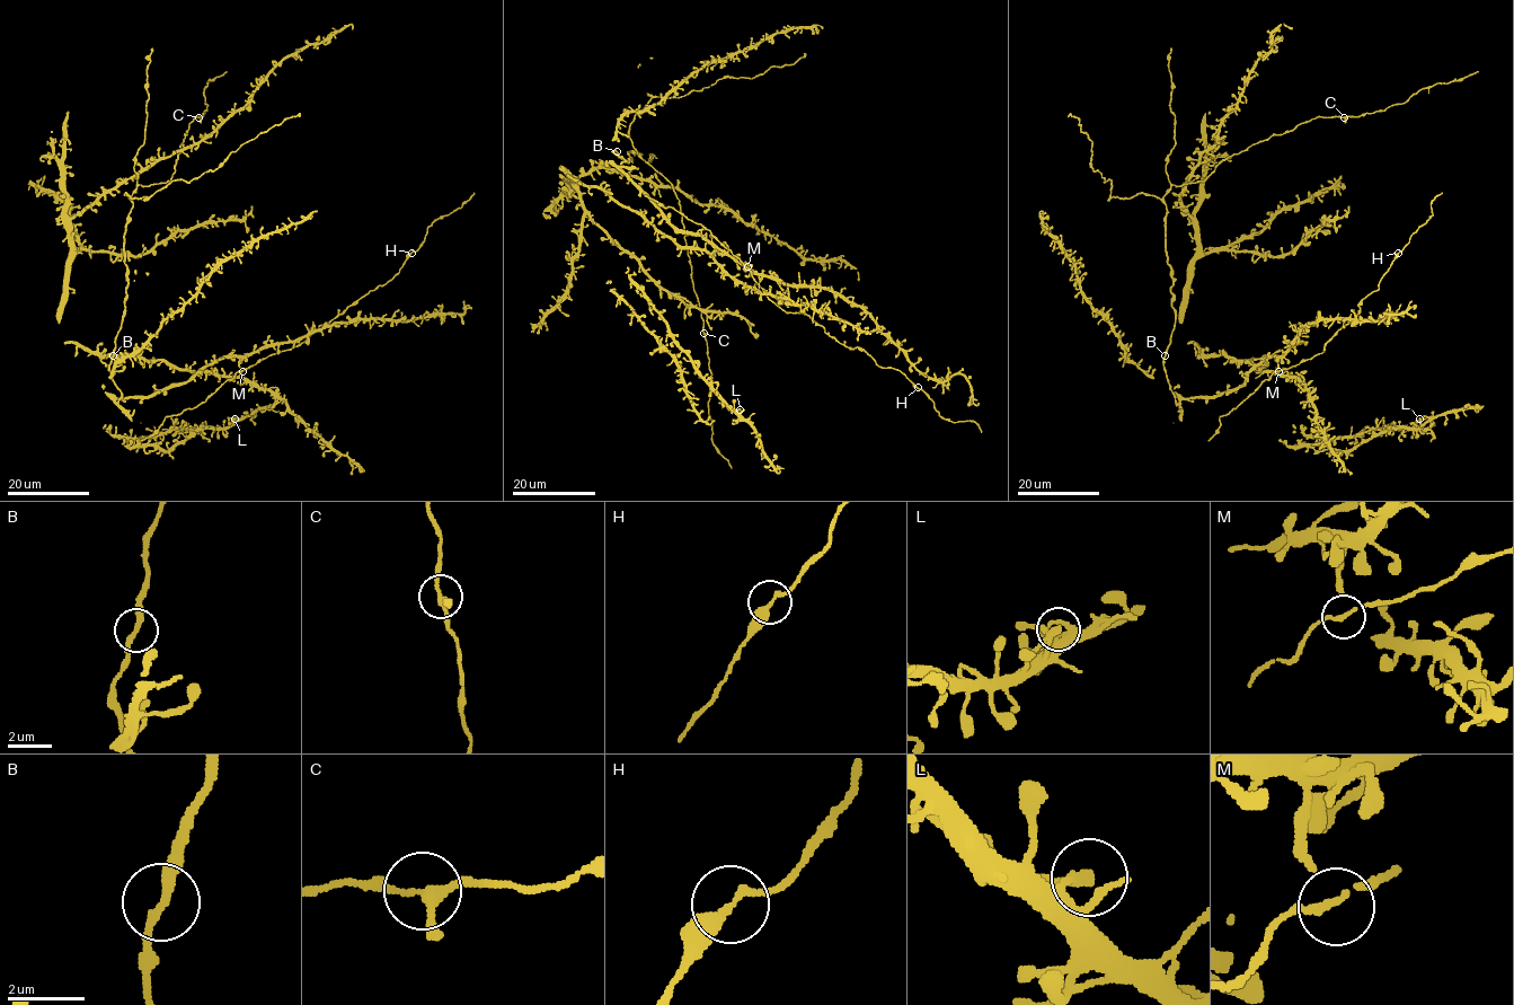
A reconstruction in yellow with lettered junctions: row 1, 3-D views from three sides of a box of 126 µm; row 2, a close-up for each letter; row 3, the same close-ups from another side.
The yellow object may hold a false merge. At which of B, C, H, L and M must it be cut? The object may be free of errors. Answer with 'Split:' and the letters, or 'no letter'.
Split: no letter

